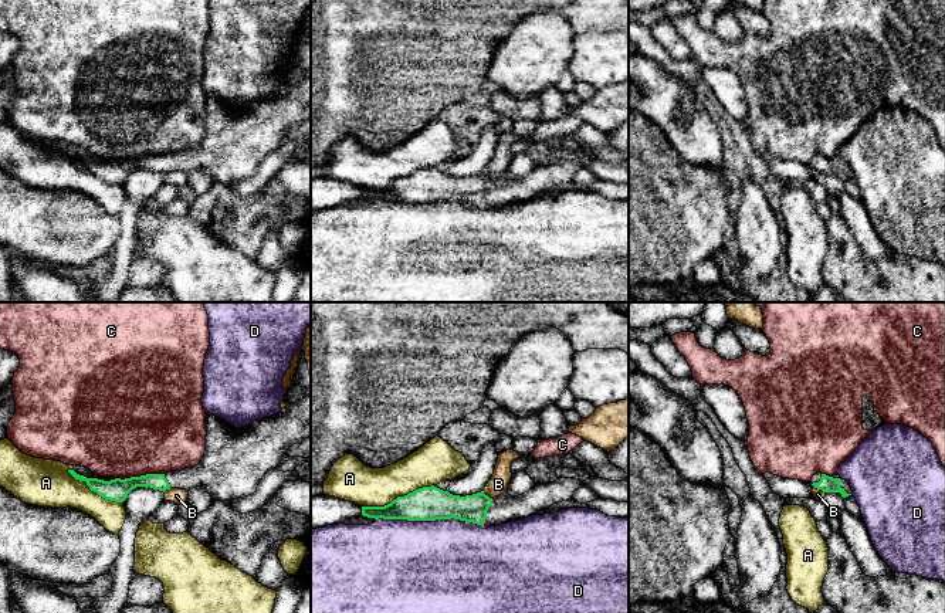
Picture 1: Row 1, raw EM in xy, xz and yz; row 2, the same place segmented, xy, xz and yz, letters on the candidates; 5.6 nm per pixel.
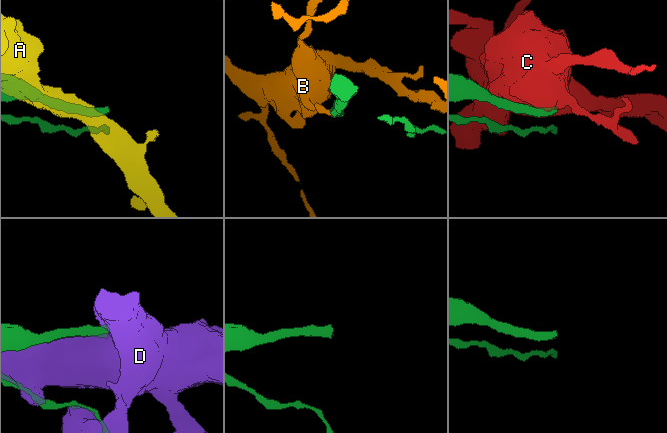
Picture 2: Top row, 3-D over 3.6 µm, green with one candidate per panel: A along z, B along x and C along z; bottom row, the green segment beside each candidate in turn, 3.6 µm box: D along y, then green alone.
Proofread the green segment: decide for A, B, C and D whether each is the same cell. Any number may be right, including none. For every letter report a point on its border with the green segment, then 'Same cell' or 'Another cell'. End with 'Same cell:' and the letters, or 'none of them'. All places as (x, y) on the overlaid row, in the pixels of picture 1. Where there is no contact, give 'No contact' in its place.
A: Touches green at xz (398, 497). Another cell
B: Touches green at yz (819, 488). Another cell
C: Touches green at xy (141, 476). Another cell
D: Touches green at xz (430, 520). Another cell
Same cell: none of them

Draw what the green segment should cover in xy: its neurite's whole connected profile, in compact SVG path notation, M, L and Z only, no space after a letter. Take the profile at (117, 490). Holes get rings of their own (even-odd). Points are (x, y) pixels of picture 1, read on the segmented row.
M311 393L289 409L240 429L207 413L206 429L204 455L190 468L111 481L87 478L74 470L68 473L85 481L99 497L115 502L123 502L136 487L163 492L170 488L190 491L204 487L211 501L244 498L257 491L267 471L287 458L292 444L311 437Z

